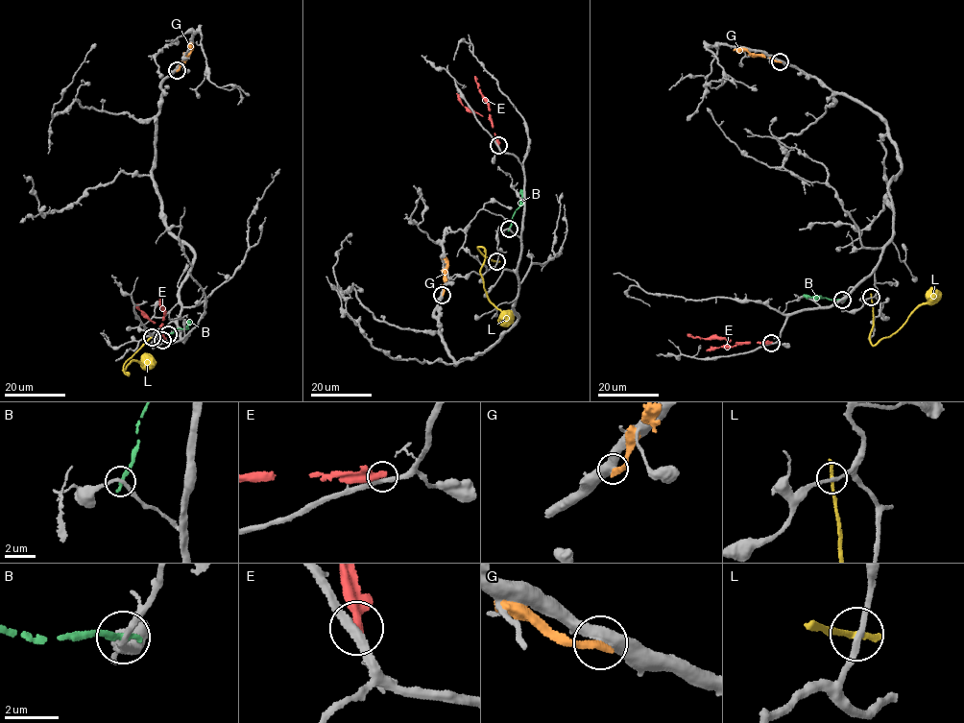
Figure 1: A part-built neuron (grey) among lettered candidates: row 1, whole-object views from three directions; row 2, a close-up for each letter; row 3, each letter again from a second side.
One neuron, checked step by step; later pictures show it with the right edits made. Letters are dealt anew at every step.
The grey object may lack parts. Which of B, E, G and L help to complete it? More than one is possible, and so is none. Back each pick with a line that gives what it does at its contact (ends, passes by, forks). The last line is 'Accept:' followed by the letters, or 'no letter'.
Accept: no letter

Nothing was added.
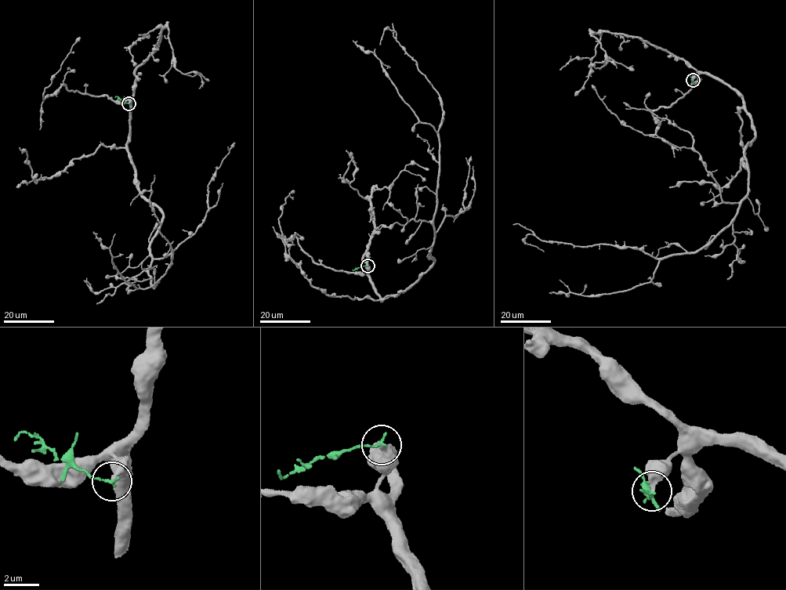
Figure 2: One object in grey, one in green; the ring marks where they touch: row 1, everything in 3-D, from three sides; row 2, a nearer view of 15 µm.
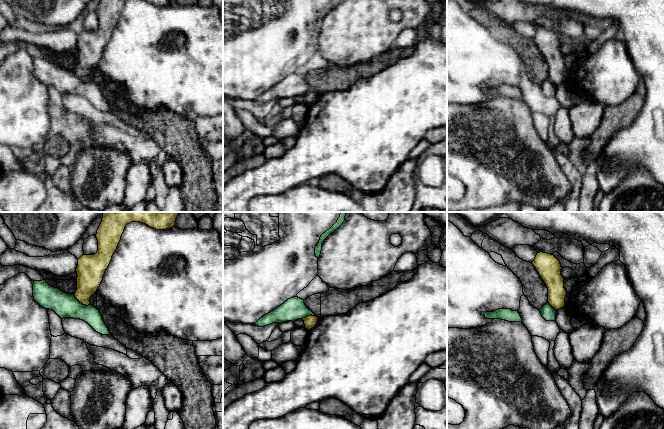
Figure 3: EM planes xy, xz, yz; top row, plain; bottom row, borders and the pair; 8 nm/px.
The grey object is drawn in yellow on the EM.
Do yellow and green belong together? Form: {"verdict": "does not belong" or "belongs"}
{"verdict": "does not belong"}

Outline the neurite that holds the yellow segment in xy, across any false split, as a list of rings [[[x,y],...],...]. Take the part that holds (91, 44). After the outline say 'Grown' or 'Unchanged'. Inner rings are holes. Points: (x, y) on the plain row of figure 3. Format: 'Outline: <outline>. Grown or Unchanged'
Outline: [[[100,0],[97,10],[98,27],[78,35],[77,66],[75,74],[83,81],[90,81],[90,73],[97,68],[112,32],[117,25],[127,0]]]. Unchanged

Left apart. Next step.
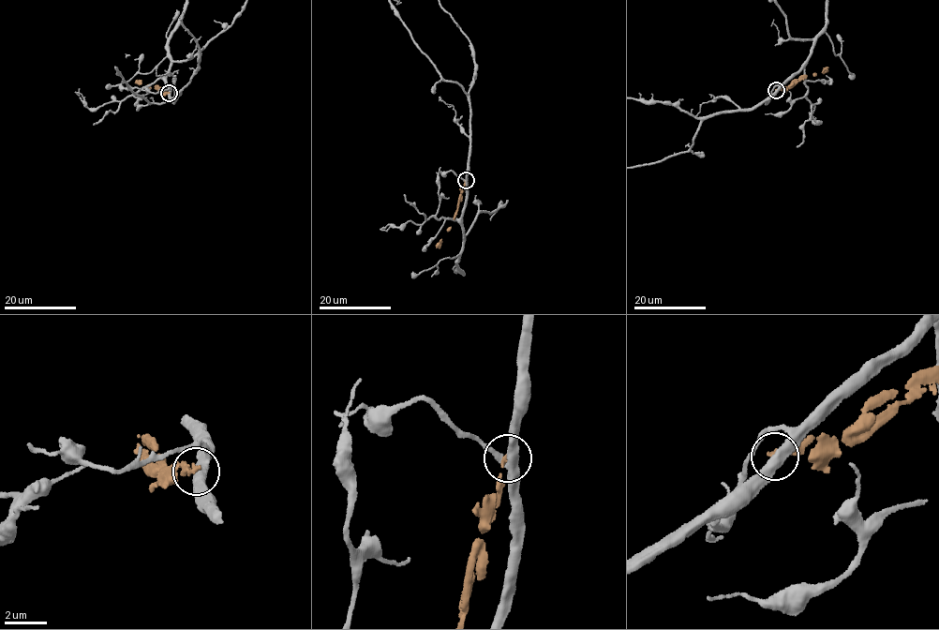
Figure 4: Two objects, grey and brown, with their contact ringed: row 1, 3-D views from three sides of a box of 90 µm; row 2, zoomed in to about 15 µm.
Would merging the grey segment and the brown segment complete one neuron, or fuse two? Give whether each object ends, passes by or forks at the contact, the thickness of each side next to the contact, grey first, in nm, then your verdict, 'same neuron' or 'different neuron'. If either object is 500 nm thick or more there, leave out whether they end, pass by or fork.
grey passes by | brown ends | 460/160 nm | different neuron

